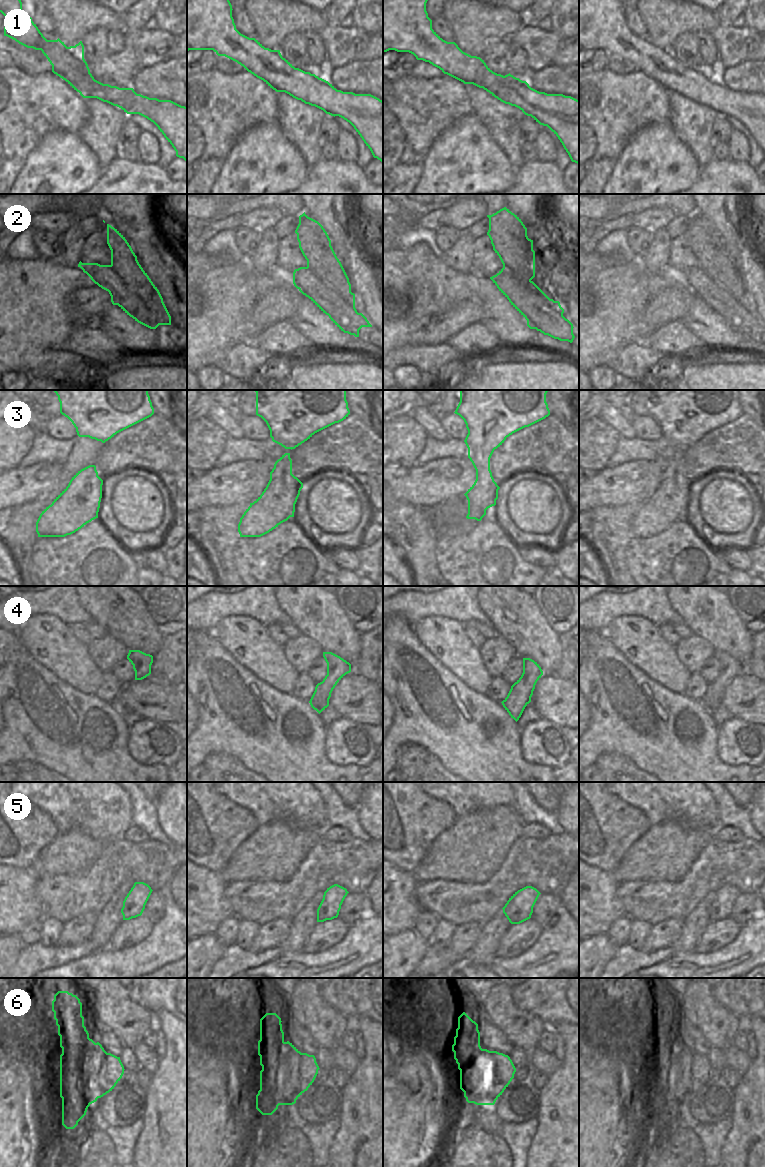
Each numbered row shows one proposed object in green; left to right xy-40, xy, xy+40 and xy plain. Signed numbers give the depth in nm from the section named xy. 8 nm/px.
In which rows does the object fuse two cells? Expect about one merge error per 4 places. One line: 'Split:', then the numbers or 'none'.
Split: 2, 6

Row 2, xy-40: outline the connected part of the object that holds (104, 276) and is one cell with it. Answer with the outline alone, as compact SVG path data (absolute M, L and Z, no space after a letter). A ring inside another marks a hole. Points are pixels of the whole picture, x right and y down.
M80 261L78 267L95 284L109 292L113 305L118 305L127 315L150 329L156 329L159 326L157 318L147 308L141 297L123 282L111 265Z

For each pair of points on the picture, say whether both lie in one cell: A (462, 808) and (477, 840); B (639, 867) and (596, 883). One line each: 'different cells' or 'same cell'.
A: different cells
B: different cells

